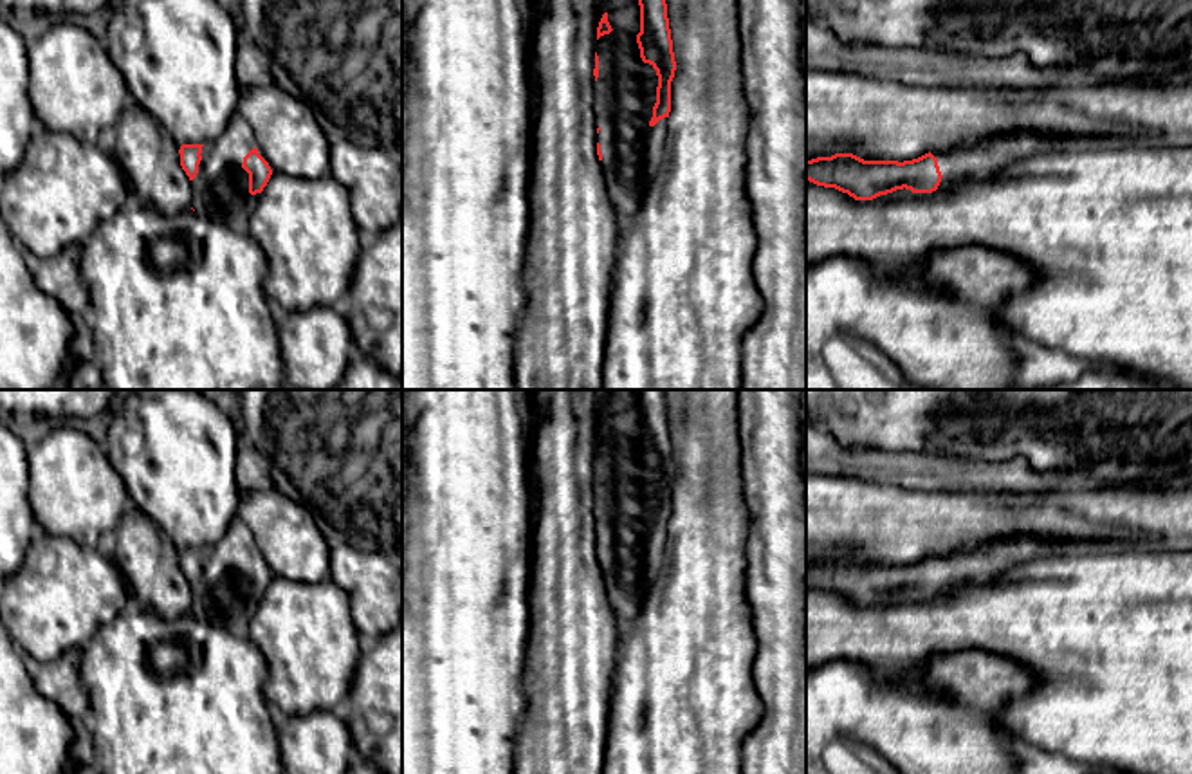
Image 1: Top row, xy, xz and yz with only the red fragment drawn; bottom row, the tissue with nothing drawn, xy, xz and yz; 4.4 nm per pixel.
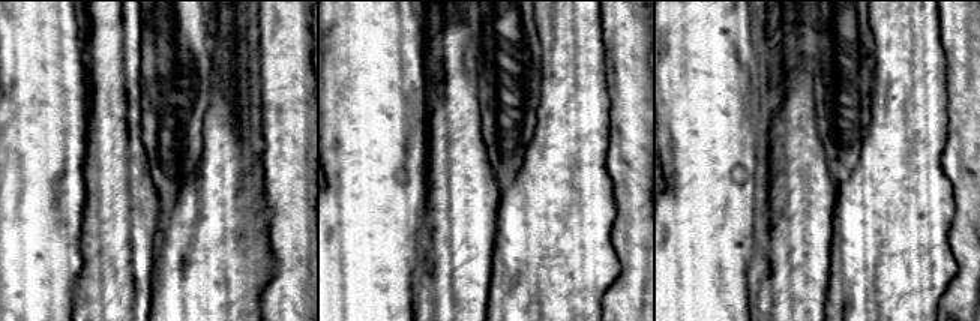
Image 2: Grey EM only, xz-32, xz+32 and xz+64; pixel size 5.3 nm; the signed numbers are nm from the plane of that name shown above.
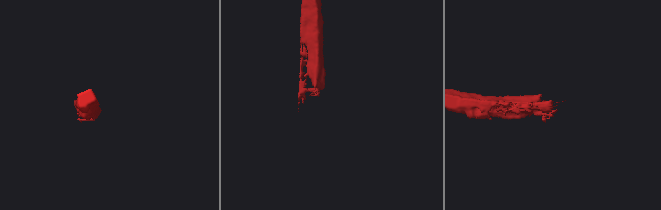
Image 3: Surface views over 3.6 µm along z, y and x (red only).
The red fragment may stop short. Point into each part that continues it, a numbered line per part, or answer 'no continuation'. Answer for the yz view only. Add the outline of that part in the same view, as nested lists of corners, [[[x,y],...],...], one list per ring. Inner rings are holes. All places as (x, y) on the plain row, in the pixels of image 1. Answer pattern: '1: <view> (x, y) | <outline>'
1: yz (900, 598) | [[[896,594],[893,597],[887,597],[887,599],[880,599],[873,604],[887,604],[887,603],[893,603],[893,604],[898,604],[898,603],[912,603],[912,601],[927,601],[931,597],[912,597],[911,594]]]

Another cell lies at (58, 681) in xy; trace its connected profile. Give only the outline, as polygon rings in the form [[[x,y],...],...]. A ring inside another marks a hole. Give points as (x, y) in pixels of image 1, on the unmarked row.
[[[69,650],[58,659],[34,666],[36,689],[60,705],[69,718],[88,718],[88,695],[79,677],[81,650]]]

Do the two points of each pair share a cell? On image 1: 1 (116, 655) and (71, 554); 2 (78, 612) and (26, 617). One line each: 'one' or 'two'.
1: two
2: one

